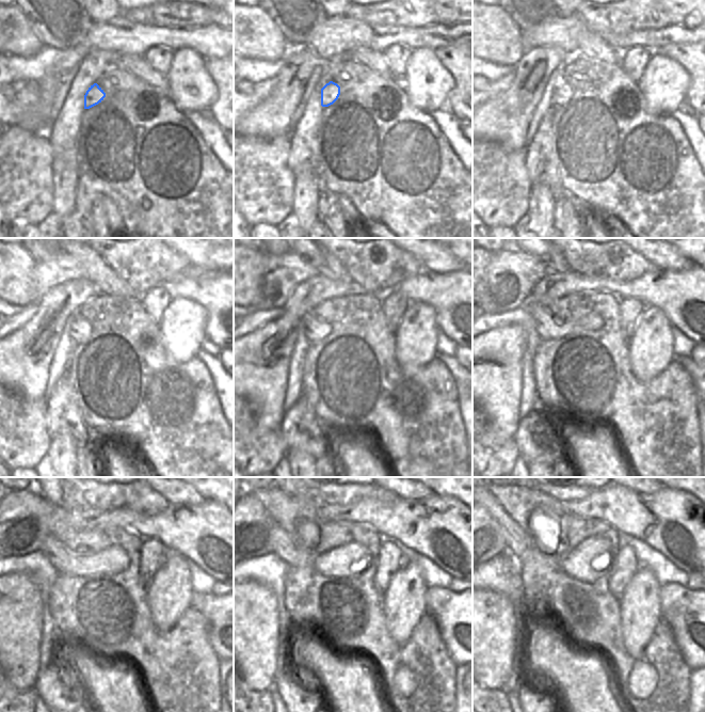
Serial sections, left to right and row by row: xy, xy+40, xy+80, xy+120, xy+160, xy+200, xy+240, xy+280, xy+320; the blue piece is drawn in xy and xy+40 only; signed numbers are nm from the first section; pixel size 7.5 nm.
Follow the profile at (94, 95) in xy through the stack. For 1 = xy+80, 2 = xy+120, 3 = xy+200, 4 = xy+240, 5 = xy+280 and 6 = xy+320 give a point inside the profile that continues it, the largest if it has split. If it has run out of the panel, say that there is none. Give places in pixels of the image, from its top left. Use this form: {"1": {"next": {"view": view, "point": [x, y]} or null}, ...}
{"1": {"next": {"view": "xy+80", "point": [563, 92]}}, "2": {"next": {"view": "xy+120", "point": [80, 329]}}, "3": {"next": {"view": "xy+200", "point": [544, 319]}}, "4": {"next": {"view": "xy+240", "point": [65, 560]}}, "5": {"next": {"view": "xy+280", "point": [283, 544]}}, "6": {"next": {"view": "xy+320", "point": [517, 541]}}}

